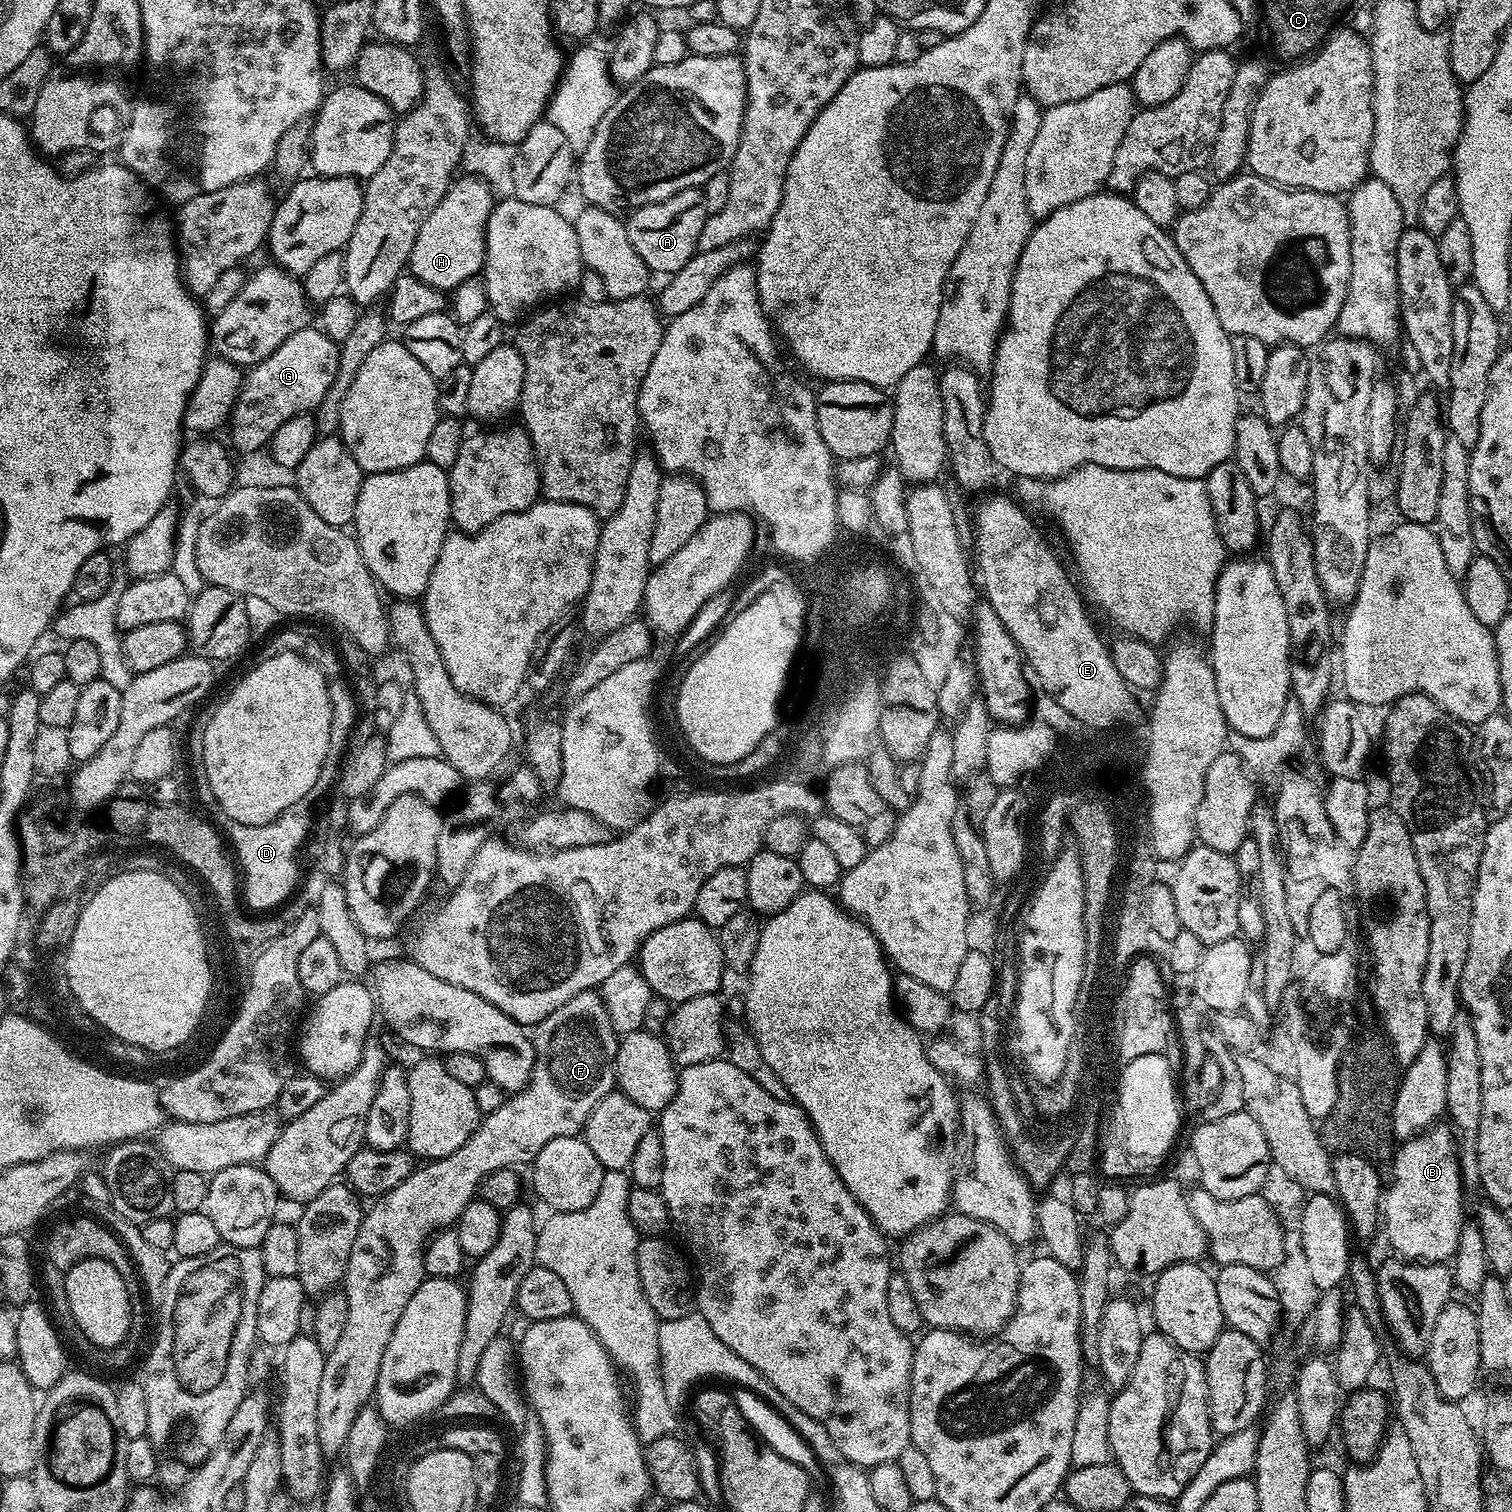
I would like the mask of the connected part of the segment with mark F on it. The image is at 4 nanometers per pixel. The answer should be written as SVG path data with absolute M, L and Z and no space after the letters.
M599 991L579 992L570 998L570 1002L558 1006L554 1014L535 1025L532 1045L536 1051L536 1061L526 1087L509 1095L504 1104L498 1106L498 1110L487 1113L472 1137L458 1150L454 1150L454 1154L441 1160L421 1163L404 1182L380 1196L373 1203L376 1205L363 1213L342 1281L348 1307L346 1330L342 1330L338 1346L325 1355L322 1383L318 1385L316 1426L325 1453L336 1452L339 1448L341 1451L347 1445L354 1418L358 1418L360 1411L375 1397L382 1354L386 1354L386 1346L390 1346L394 1326L398 1326L398 1318L402 1318L406 1302L414 1298L414 1290L418 1290L418 1286L426 1279L424 1249L429 1241L441 1230L455 1225L462 1210L466 1210L471 1200L477 1199L478 1189L489 1174L494 1170L516 1168L520 1164L531 1165L538 1150L542 1150L546 1142L577 1135L590 1118L594 1106L598 1106L598 1102L602 1102L602 1098L606 1098L606 1094L616 1088L616 1055L620 1036L614 1030L608 1007Z

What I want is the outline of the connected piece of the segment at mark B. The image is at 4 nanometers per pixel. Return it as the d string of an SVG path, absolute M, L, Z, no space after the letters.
M1440 1122L1405 1140L1395 1149L1390 1171L1396 1181L1387 1185L1382 1196L1382 1228L1388 1231L1388 1240L1397 1257L1413 1262L1448 1262L1456 1255L1460 1231L1466 1226L1464 1220L1464 1192L1458 1140L1447 1123Z

